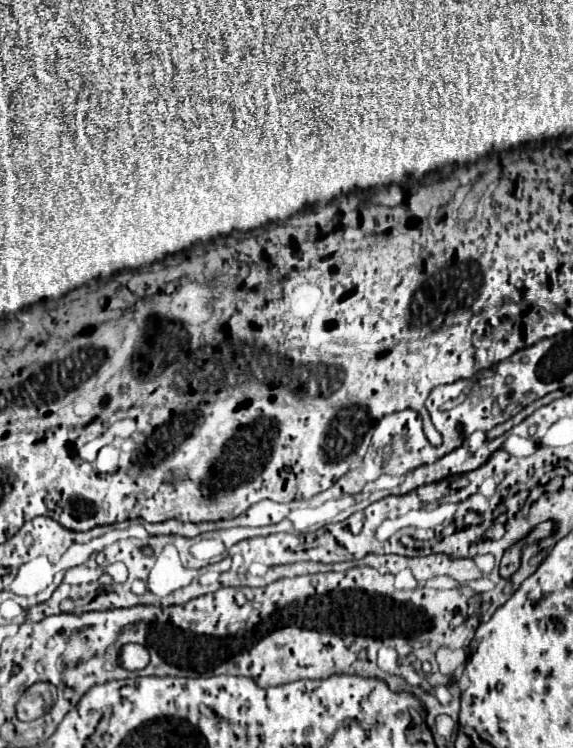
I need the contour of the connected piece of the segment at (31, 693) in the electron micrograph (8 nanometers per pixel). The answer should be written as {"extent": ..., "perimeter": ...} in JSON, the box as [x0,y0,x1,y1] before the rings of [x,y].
{"extent":[17,682,57,722],"perimeter":[[[37,682],[25,690],[17,702],[17,718],[31,722],[47,714],[57,700],[57,688],[49,682]]]}

